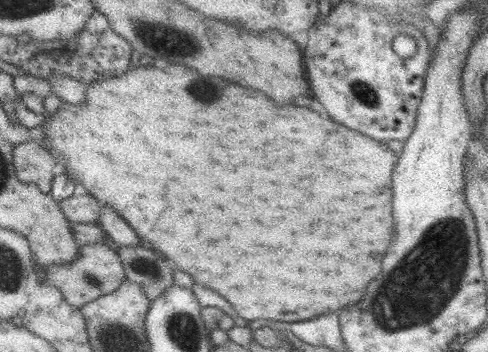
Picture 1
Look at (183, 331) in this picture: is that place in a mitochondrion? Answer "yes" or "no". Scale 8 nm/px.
yes

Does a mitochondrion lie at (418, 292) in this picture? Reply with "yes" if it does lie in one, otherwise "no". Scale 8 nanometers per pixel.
yes

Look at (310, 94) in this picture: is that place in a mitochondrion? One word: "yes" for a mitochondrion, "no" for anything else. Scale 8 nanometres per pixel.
no

